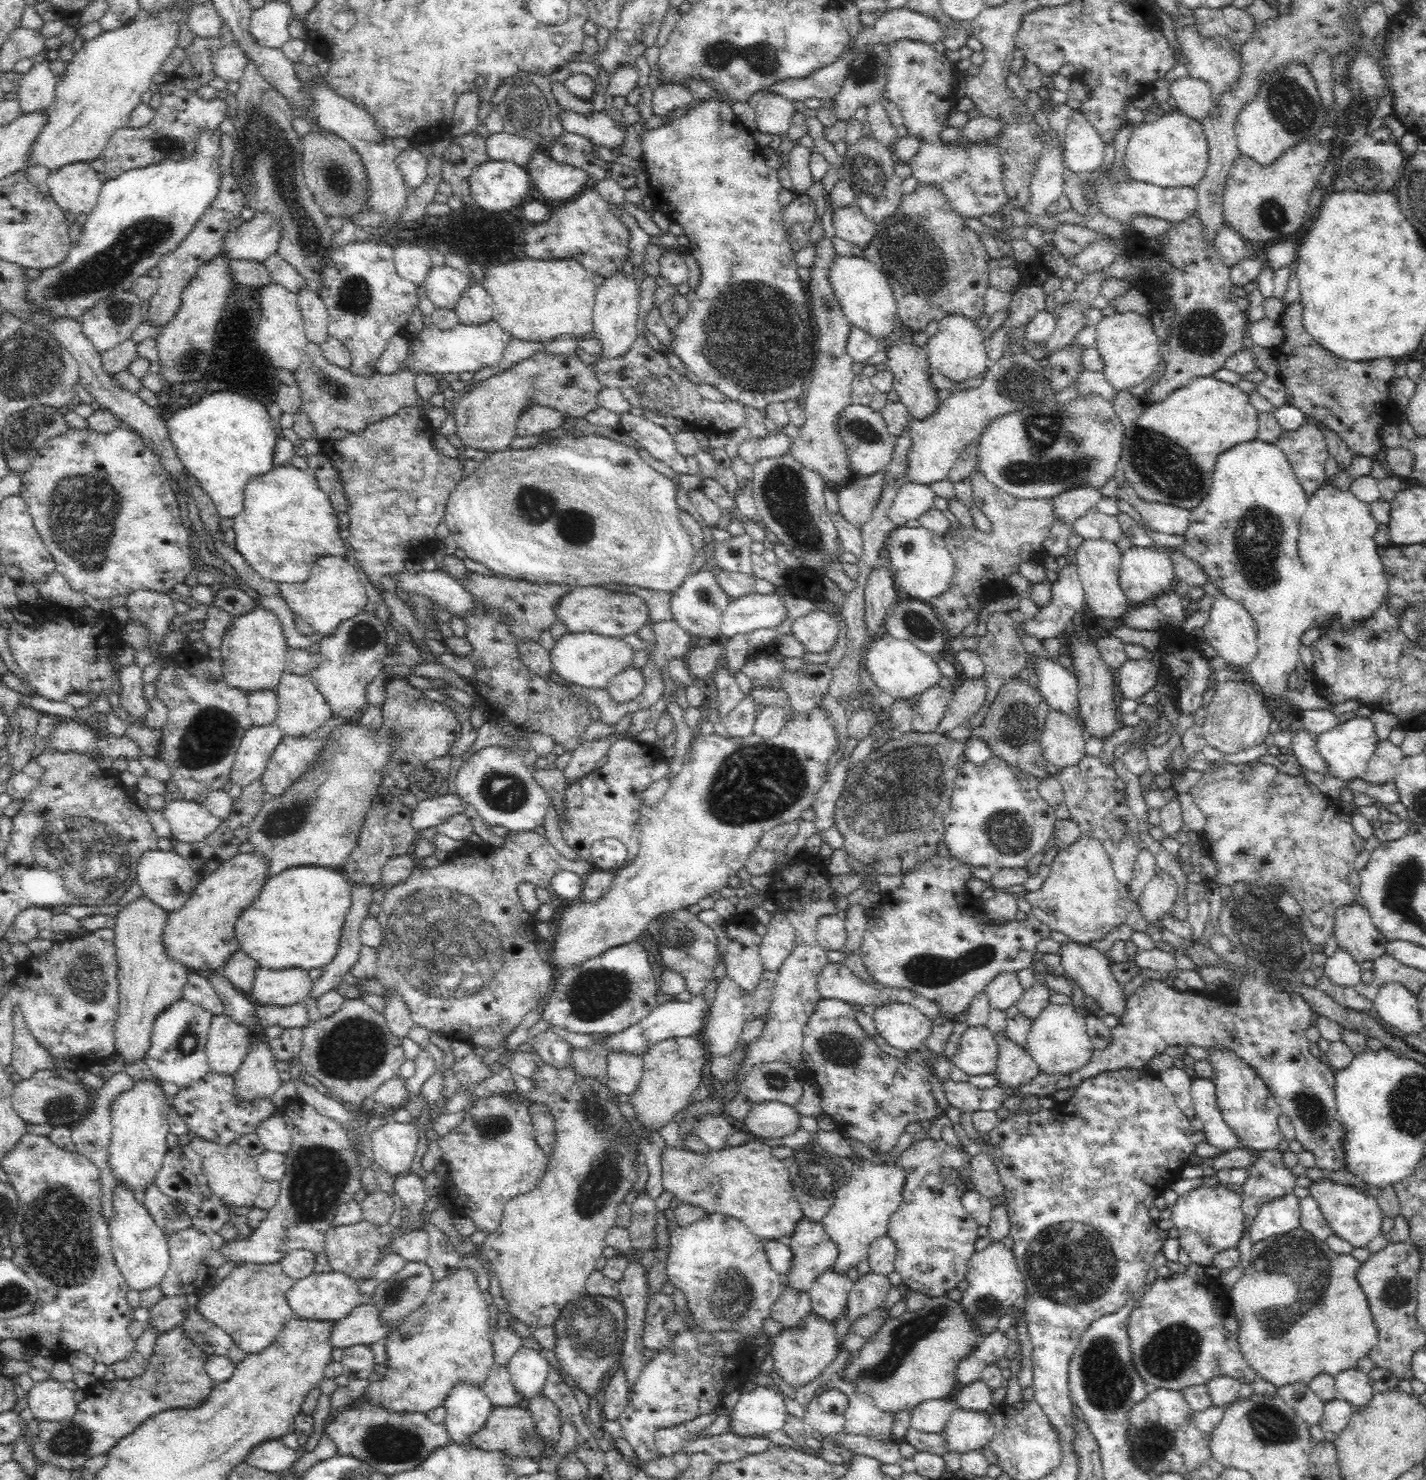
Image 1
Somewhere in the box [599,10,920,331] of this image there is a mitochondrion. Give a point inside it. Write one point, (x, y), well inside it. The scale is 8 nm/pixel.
(760, 56)

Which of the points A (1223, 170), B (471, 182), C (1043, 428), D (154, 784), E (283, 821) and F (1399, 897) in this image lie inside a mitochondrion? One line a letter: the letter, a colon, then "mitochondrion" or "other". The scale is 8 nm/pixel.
A: other
B: other
C: mitochondrion
D: other
E: mitochondrion
F: mitochondrion

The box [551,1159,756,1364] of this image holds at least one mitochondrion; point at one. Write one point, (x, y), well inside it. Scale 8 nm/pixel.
(722, 1342)

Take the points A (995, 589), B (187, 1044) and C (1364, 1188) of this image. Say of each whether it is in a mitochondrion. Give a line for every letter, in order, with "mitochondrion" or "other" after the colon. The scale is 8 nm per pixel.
A: other
B: mitochondrion
C: other

